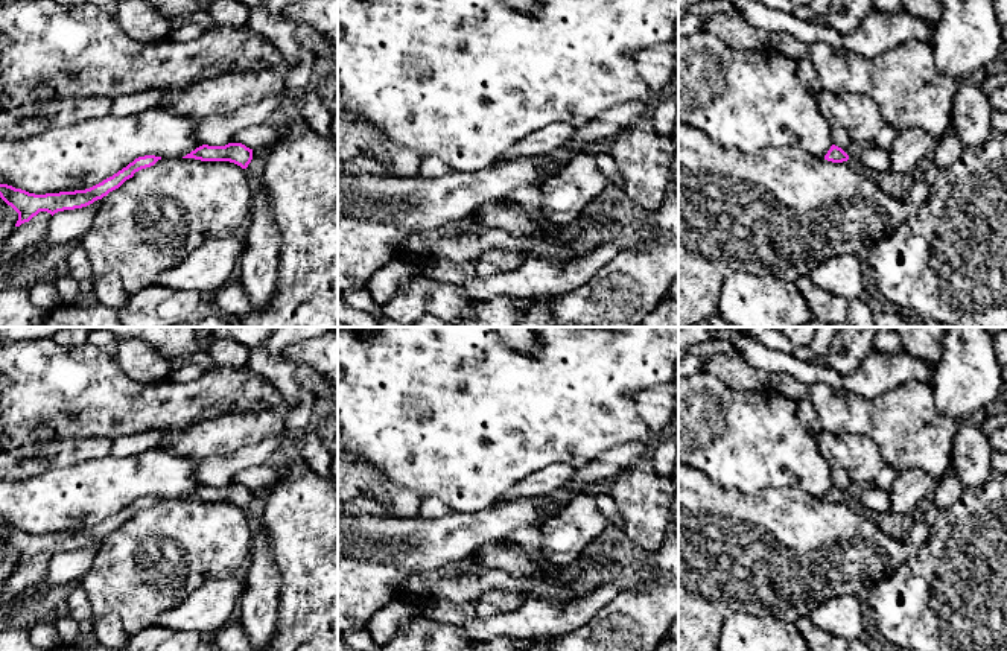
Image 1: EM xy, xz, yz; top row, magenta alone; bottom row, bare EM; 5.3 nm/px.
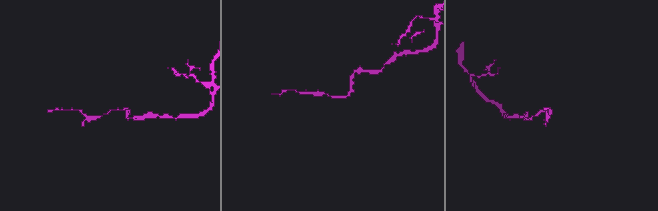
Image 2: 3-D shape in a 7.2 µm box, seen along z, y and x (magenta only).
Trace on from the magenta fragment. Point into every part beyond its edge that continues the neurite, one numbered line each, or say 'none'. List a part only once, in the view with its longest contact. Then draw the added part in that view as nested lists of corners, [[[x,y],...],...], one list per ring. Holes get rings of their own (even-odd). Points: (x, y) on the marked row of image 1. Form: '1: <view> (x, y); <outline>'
none

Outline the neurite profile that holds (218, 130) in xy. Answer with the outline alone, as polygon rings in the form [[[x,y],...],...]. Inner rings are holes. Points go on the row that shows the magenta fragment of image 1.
[[[284,88],[259,103],[245,105],[228,114],[202,119],[196,137],[208,146],[225,146],[231,143],[233,135],[240,129],[278,120],[287,110],[297,105],[298,96],[300,93]]]

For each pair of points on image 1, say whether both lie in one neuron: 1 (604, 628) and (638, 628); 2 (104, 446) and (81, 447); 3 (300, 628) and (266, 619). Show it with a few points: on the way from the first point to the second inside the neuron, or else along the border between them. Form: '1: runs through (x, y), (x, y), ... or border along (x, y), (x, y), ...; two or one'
1: runs through (612, 628), (630, 628); one
2: runs through (98, 447), (87, 447); one
3: border along (282, 587), (277, 627), (273, 635); two

